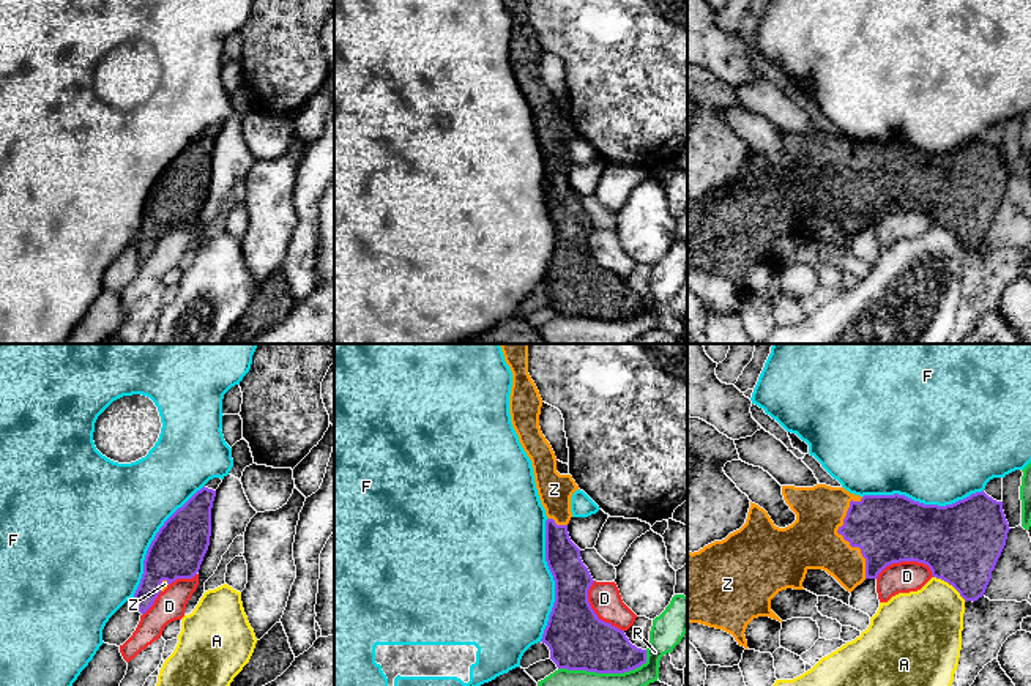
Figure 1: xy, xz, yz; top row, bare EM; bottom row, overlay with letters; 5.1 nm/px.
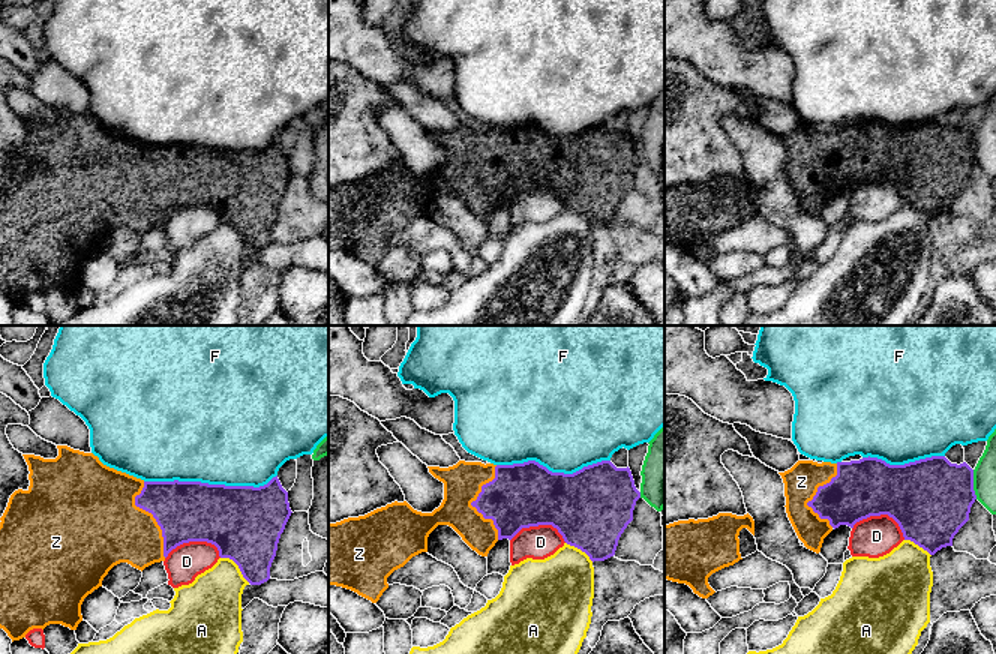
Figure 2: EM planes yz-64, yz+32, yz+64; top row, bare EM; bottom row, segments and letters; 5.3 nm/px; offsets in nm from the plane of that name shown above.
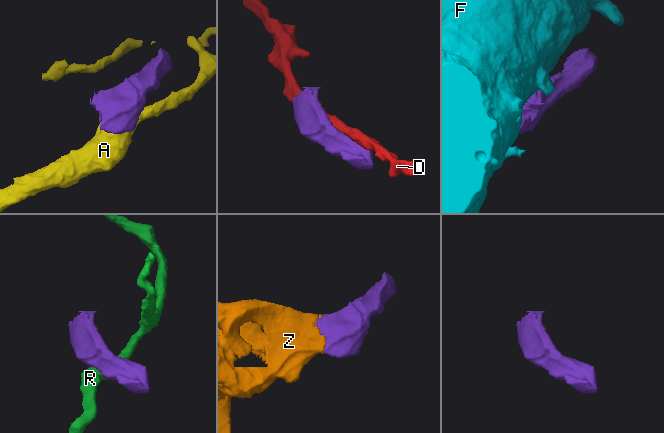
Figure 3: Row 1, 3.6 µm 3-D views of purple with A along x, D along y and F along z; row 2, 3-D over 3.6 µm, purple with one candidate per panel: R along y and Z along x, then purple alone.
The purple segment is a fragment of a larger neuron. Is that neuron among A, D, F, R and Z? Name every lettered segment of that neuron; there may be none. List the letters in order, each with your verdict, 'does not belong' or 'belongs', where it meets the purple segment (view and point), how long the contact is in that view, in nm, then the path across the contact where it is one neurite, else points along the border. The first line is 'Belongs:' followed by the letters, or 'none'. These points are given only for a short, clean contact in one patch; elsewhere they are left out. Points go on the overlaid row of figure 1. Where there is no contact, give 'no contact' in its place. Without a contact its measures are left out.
Belongs: Z
A: does not belong; meets purple in yz at (951, 584); contact 220 nm long; border along yz (934, 576), (946, 581), (965, 601)
D: does not belong; meets purple in yz at (905, 560); contact 300 nm long
F: does not belong; meets purple in xz at (554, 579); contact 650 nm long
R: does not belong; meets purple in xz at (607, 672); contact 460 nm long
Z: belongs; meets purple in yz at (842, 535); contact 420 nm long

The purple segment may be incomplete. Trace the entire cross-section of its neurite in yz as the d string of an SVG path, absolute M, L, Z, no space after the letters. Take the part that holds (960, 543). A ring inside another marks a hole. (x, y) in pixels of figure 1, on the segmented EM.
M817 484L813 487L782 486L782 495L796 520L779 528L768 513L750 501L746 524L722 541L714 541L698 552L687 550L687 623L700 623L722 629L747 650L746 628L758 617L769 617L782 623L771 610L771 599L782 590L804 590L802 582L809 569L823 569L847 591L853 591L865 579L877 579L892 563L917 561L930 568L932 576L952 585L966 601L984 596L992 571L1006 546L1009 524L1003 501L996 501L984 490L971 494L952 505L924 505L905 495L854 495L843 487Z

